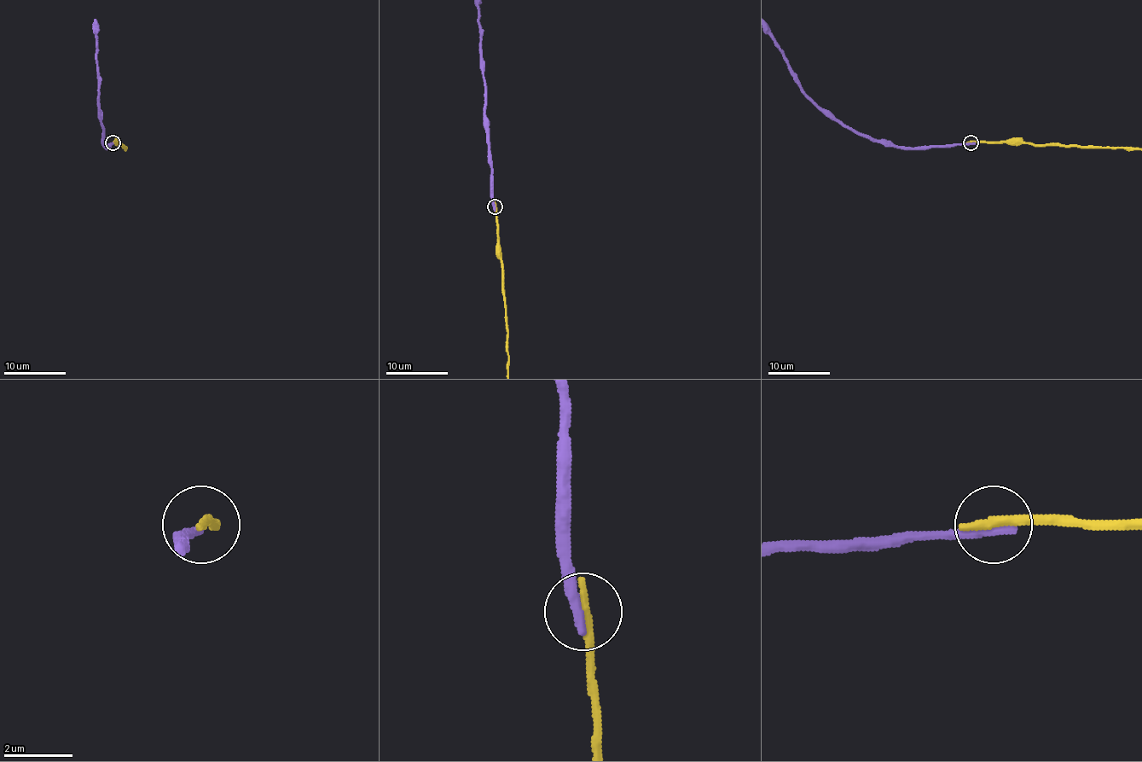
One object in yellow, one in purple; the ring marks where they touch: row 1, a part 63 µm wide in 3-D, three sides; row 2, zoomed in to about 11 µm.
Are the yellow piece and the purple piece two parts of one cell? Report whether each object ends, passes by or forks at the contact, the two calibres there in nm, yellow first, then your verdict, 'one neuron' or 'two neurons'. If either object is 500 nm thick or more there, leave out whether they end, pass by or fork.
yellow ends | purple ends | 320/360 nm | two neurons

